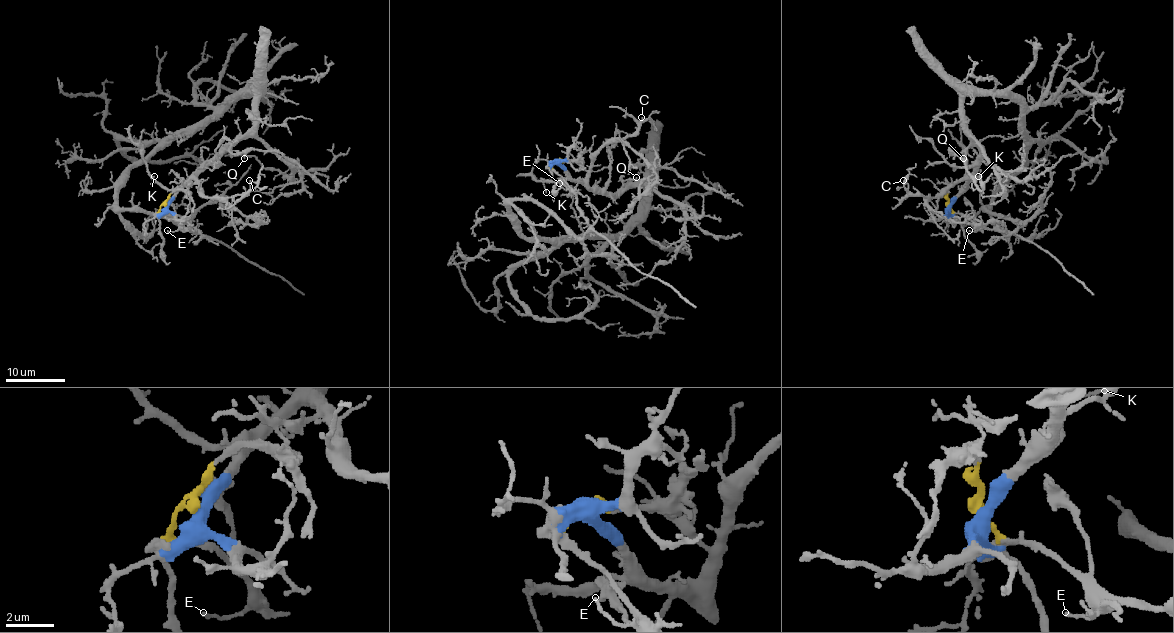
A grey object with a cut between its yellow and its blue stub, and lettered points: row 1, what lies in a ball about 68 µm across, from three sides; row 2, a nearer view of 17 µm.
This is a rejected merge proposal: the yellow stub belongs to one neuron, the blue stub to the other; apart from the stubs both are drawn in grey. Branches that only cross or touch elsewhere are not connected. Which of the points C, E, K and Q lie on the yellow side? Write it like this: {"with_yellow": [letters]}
{"with_yellow": ["E"]}

